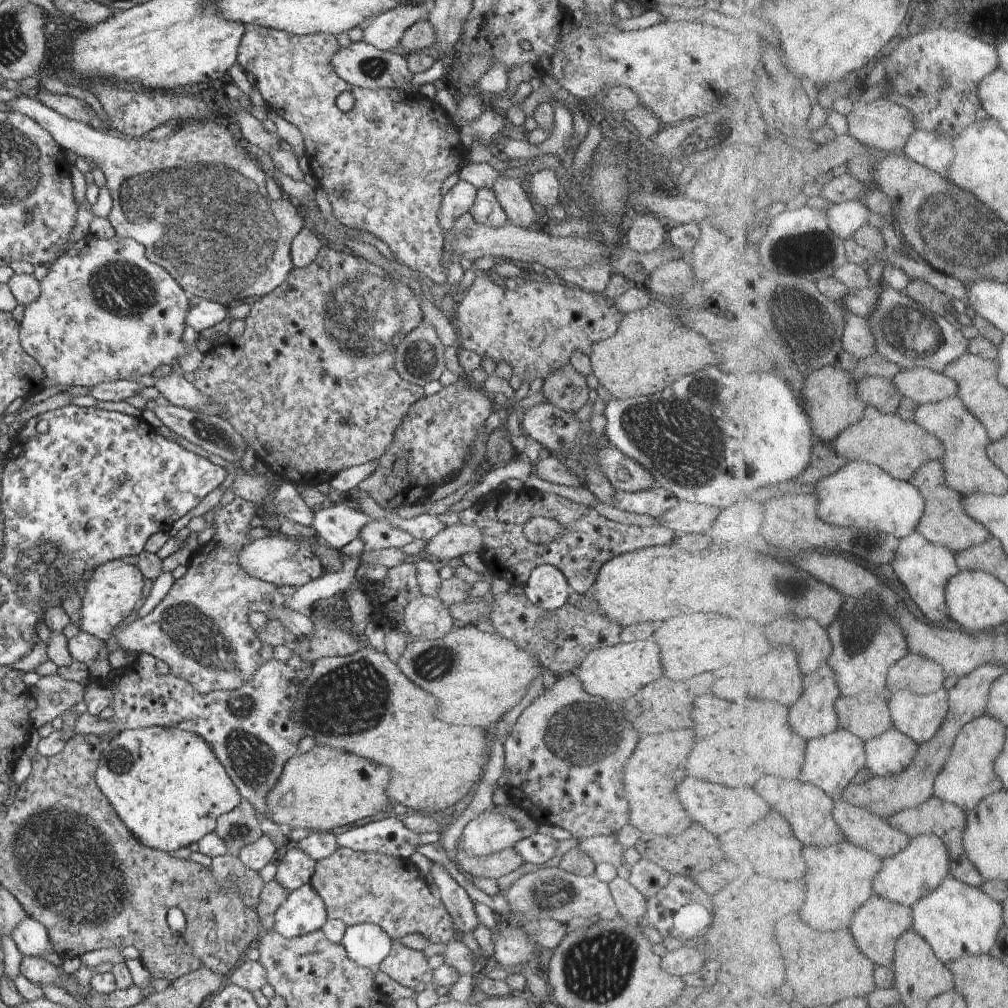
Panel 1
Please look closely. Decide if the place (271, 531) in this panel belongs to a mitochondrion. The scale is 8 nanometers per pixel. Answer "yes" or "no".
no

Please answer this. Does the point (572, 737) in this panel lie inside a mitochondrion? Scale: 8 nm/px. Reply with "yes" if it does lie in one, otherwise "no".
yes

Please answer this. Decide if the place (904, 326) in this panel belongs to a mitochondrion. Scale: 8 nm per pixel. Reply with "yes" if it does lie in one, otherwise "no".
yes

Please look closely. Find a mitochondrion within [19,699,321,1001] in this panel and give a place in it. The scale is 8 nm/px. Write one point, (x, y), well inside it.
(119, 761)

